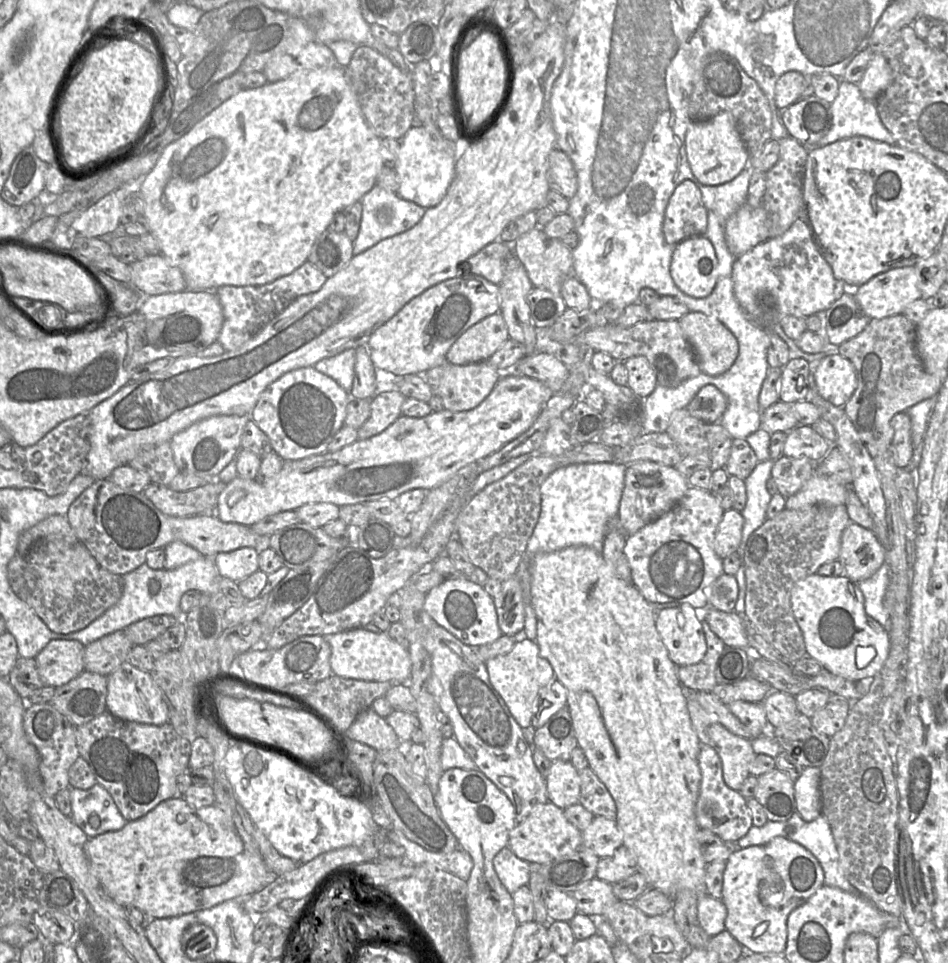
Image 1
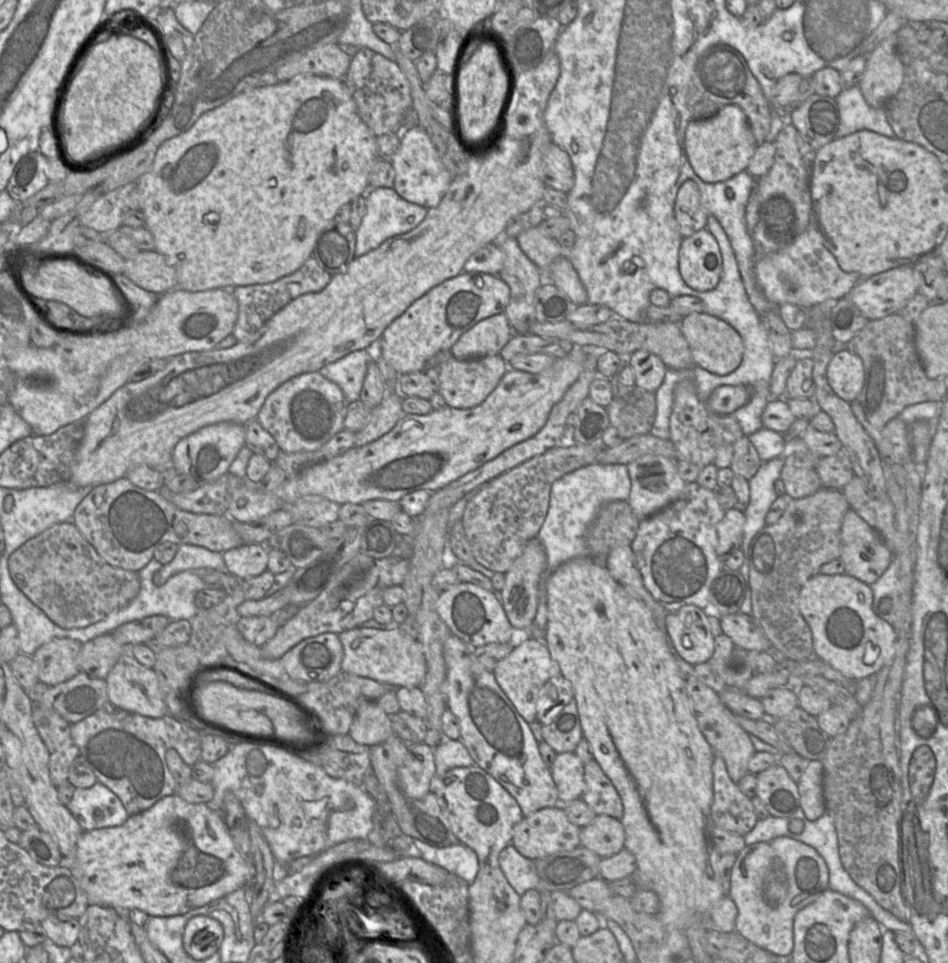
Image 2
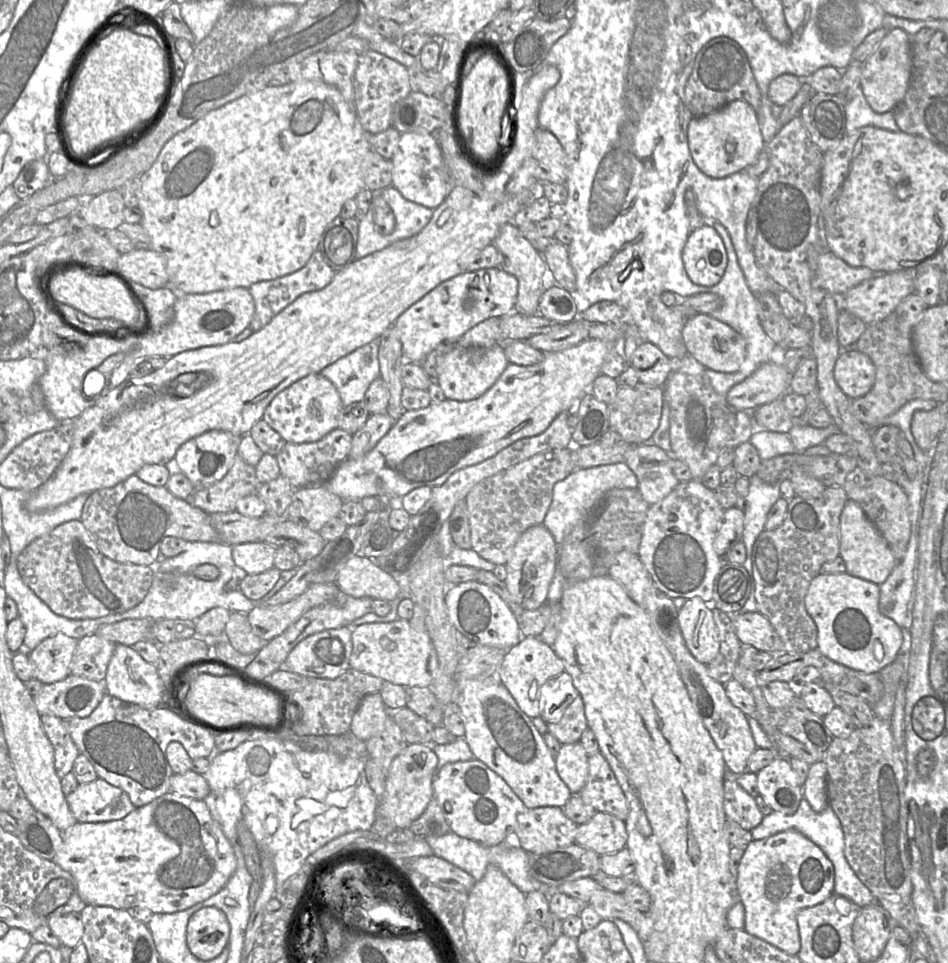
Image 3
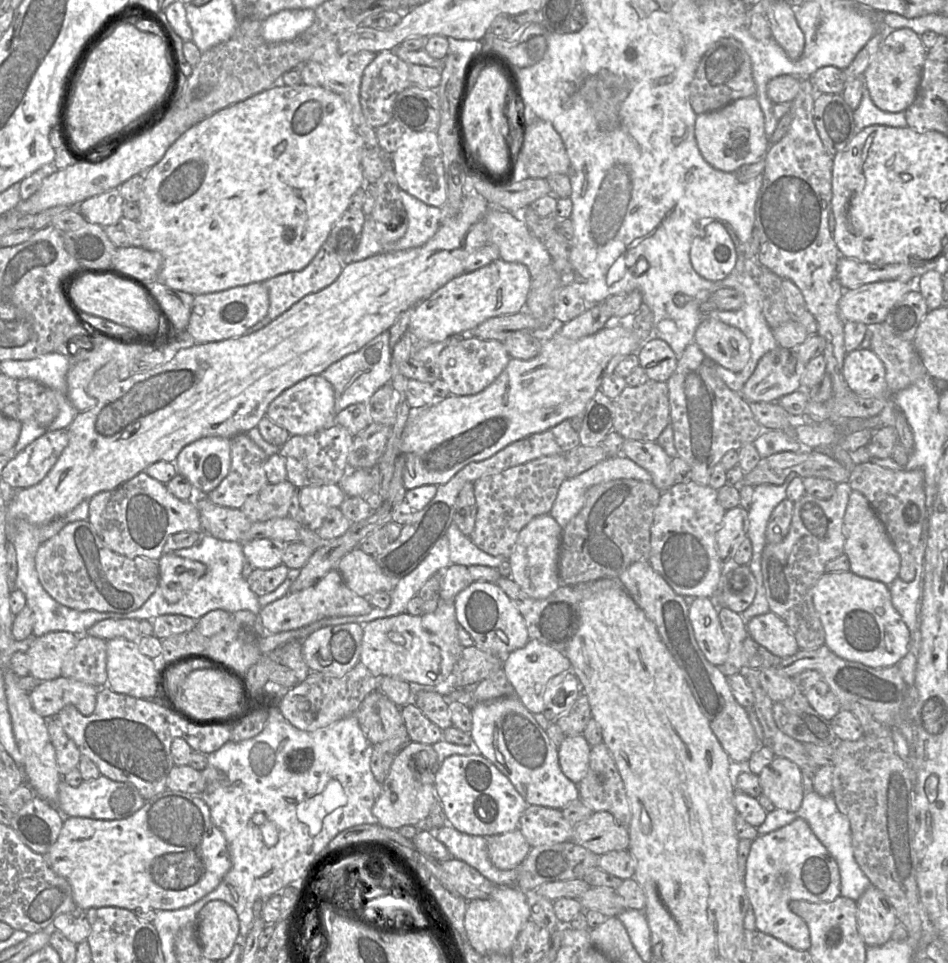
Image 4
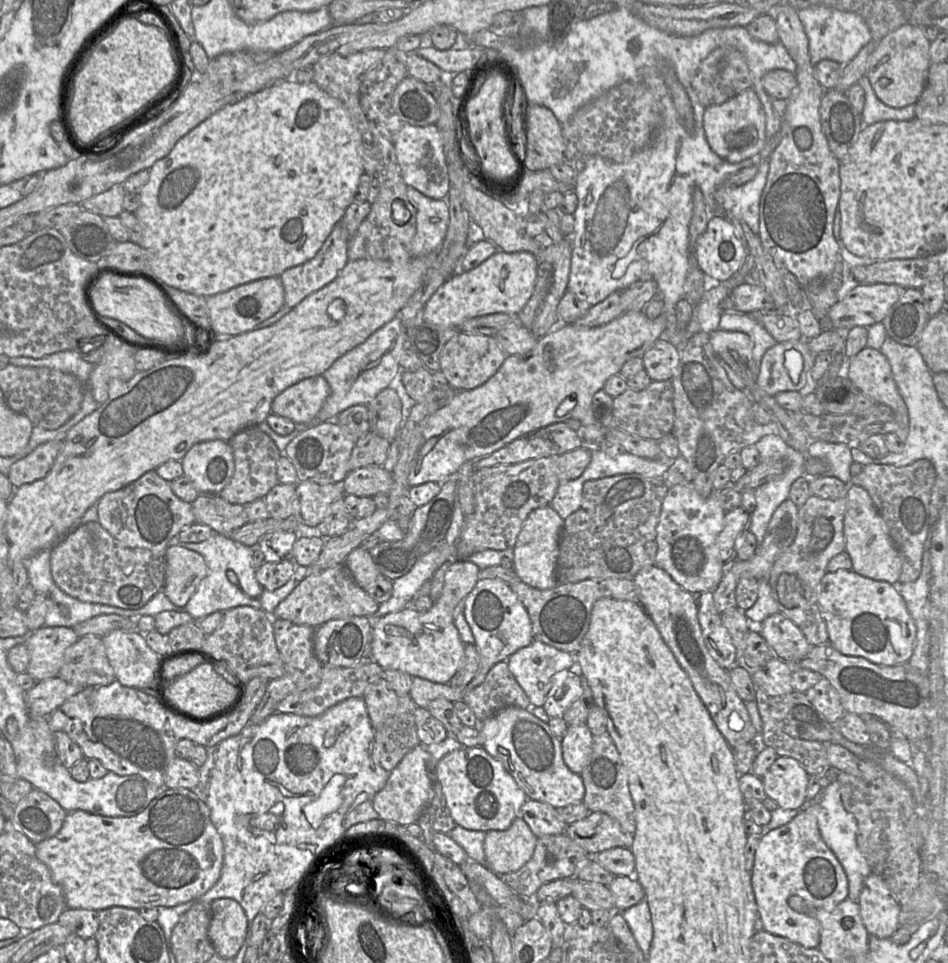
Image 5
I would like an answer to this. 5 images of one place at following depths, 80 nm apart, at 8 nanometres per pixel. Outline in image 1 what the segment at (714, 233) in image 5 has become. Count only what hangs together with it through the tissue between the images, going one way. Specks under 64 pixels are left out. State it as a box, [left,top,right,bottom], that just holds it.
[670,236,718,298]

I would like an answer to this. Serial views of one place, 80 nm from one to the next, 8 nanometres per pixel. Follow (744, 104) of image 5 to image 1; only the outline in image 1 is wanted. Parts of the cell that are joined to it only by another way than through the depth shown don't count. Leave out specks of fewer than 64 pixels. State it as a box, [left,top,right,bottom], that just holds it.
[685,111,750,186]

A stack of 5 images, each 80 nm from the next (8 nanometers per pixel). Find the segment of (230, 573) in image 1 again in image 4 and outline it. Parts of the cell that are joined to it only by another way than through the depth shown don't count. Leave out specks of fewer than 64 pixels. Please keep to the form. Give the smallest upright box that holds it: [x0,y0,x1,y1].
[243,539,288,569]

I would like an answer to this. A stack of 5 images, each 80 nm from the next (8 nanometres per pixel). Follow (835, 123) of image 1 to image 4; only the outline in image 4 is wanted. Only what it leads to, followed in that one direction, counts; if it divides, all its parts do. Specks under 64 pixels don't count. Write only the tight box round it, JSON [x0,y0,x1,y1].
[853,82,908,130]

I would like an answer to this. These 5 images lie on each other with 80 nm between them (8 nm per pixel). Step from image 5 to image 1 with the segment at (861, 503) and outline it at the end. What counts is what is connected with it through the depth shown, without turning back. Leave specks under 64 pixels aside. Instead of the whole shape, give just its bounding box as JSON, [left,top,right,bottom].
[838,521,886,582]

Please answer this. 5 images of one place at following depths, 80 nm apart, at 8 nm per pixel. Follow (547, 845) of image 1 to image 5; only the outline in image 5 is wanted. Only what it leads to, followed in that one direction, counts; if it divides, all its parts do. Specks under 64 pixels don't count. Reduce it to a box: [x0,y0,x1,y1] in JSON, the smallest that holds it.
[520,799,567,838]

